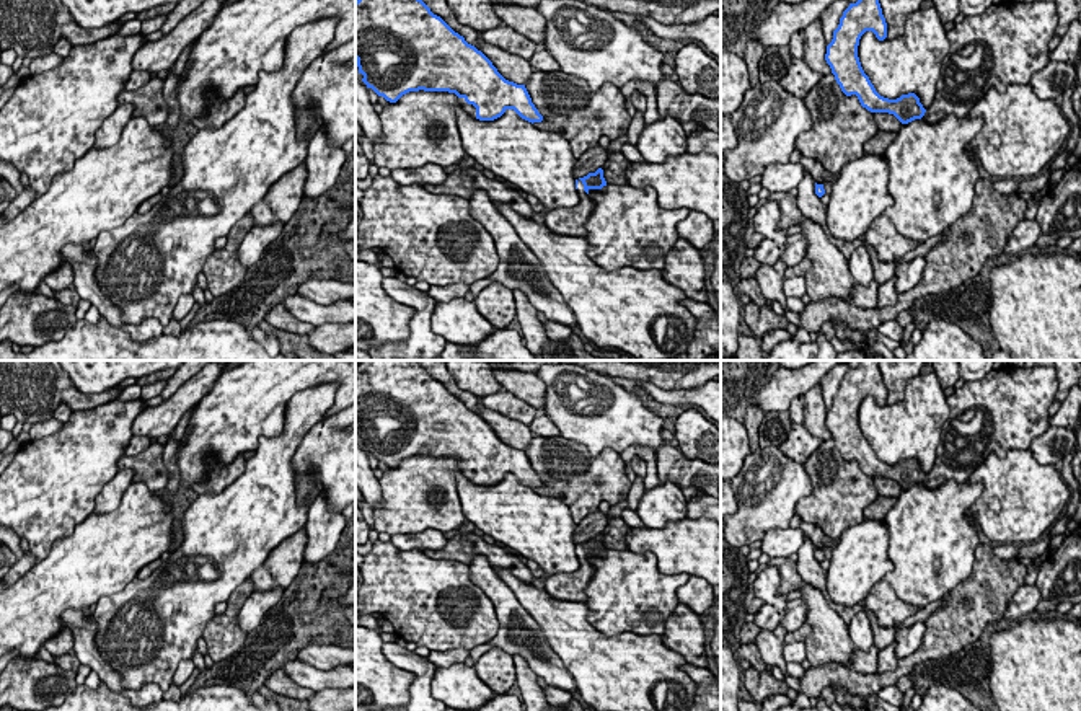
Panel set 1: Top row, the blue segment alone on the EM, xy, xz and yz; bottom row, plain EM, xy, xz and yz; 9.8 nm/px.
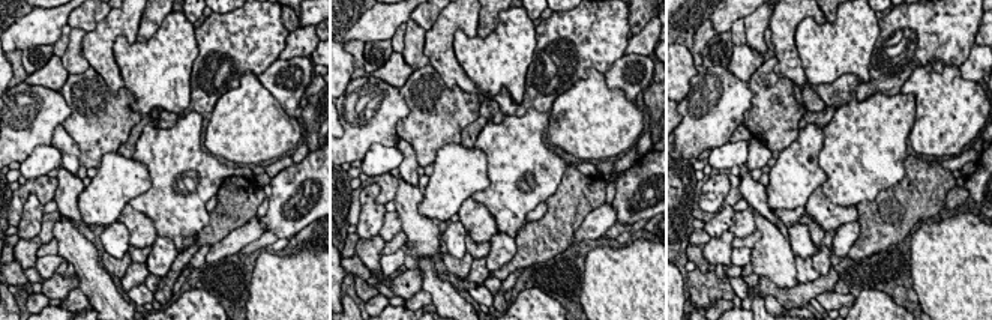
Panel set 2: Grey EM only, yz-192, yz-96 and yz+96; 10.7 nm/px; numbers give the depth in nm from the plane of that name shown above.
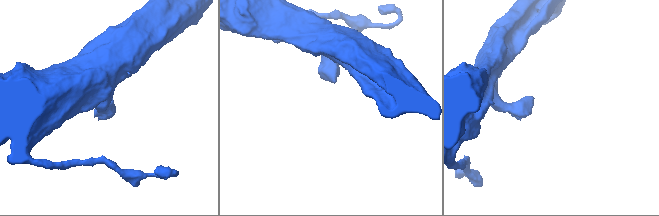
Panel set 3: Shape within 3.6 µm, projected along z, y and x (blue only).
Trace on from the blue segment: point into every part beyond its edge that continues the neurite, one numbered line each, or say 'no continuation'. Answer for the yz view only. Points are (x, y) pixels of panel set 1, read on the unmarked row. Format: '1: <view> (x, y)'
1: yz (1008, 408)

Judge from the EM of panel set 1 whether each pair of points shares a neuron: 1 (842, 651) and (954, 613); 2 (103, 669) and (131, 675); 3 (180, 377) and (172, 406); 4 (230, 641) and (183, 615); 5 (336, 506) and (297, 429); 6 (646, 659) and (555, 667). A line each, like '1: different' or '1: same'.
1: different
2: different
3: different
4: different
5: different
6: different

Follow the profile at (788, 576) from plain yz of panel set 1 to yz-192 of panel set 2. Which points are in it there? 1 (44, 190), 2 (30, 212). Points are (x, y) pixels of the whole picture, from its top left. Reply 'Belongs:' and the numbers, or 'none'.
Belongs: 1

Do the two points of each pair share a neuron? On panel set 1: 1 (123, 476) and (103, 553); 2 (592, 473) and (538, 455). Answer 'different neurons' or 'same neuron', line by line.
1: different neurons
2: same neuron

